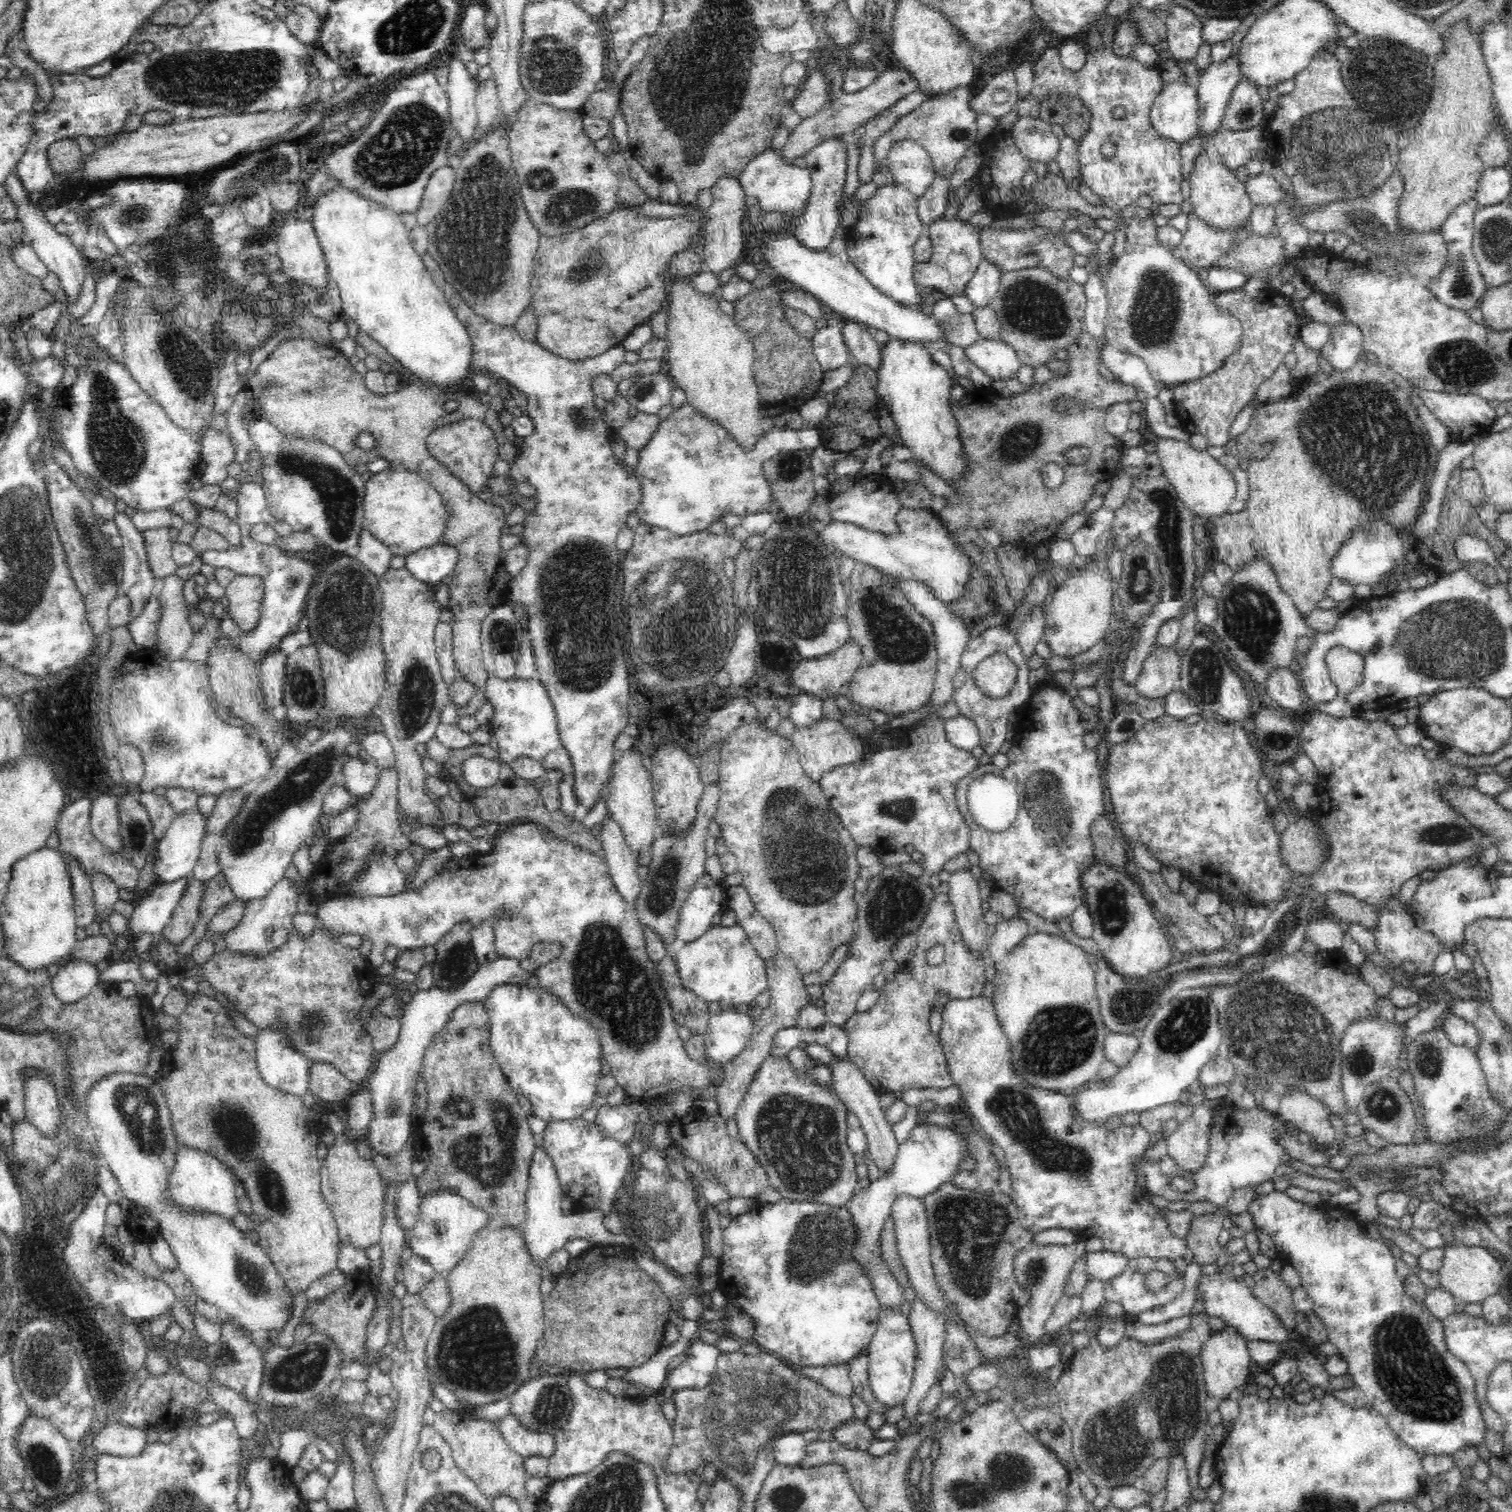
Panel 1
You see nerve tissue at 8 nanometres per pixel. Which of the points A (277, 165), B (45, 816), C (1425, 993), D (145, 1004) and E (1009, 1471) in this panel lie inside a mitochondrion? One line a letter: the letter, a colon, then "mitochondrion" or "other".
A: mitochondrion
B: other
C: other
D: other
E: mitochondrion

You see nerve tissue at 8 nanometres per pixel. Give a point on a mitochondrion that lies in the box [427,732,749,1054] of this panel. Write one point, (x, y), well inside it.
(662, 889)

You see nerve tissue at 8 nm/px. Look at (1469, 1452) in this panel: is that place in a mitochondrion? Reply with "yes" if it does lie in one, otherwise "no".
no

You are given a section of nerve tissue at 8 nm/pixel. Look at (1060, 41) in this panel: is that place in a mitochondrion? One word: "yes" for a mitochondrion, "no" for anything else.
no

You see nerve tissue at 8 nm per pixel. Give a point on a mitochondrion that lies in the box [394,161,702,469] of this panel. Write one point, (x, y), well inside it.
(562, 208)

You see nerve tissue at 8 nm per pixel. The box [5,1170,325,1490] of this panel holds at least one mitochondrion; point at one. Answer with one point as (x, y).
(46, 1379)

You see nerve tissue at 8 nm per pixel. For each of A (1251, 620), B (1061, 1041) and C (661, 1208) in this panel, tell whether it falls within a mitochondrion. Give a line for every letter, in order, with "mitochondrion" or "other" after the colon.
A: mitochondrion
B: mitochondrion
C: mitochondrion

